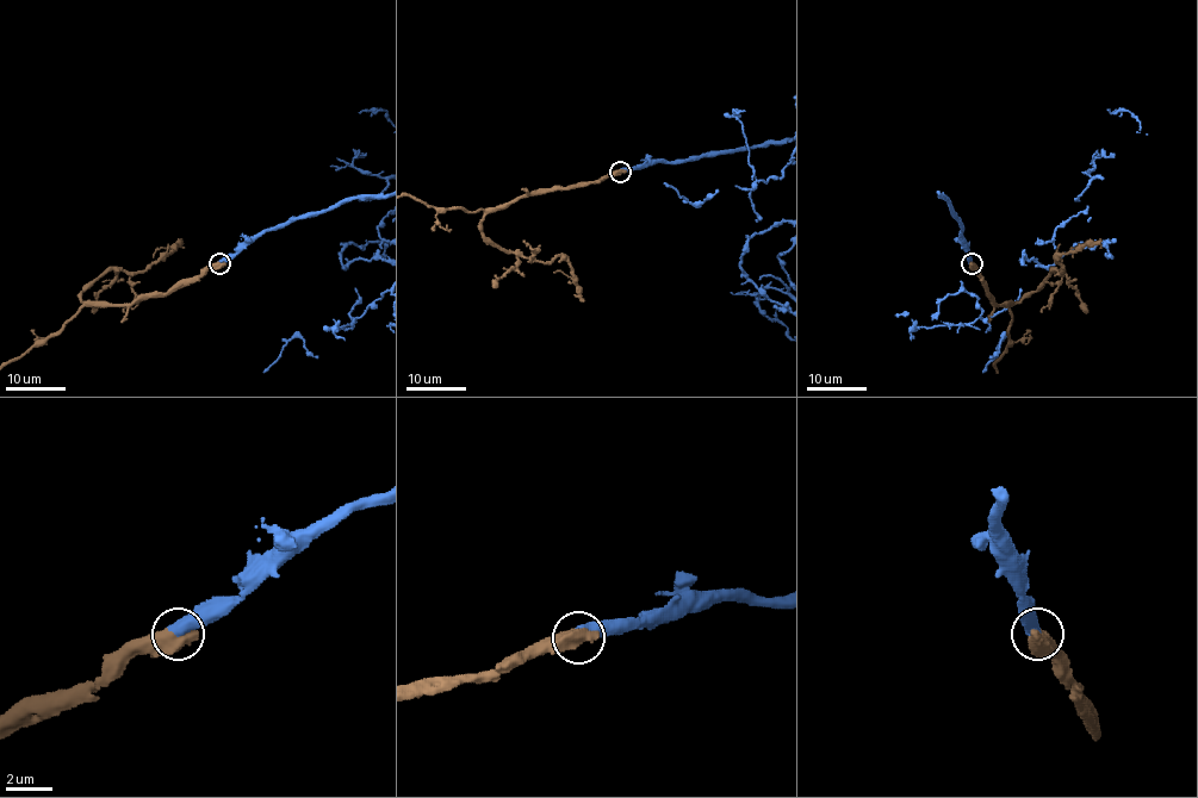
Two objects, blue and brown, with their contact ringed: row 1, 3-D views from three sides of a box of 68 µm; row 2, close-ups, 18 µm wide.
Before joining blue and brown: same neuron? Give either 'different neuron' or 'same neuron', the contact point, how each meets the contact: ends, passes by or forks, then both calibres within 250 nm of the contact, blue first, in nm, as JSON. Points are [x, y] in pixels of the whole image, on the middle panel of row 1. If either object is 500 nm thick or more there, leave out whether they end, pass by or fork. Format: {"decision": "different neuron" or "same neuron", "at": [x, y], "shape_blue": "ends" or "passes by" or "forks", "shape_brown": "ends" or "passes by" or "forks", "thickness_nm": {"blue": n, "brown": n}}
{"decision": "same neuron", "at": [620, 172], "thickness_nm": {"blue": 550, "brown": 850}}

